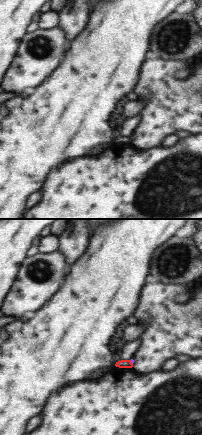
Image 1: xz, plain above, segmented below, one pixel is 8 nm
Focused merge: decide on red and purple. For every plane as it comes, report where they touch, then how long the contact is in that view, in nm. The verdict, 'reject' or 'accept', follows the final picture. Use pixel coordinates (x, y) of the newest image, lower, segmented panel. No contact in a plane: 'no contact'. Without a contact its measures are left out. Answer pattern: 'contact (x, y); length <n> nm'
contact (130, 362); length 40 nm

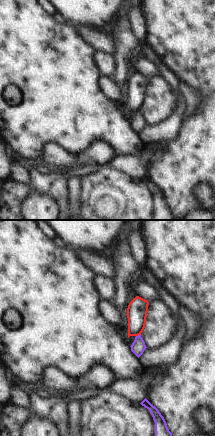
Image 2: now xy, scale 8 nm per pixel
contact (138, 334); length 40 nm

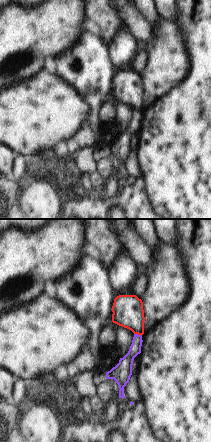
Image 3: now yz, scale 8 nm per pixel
contact (138, 334); length 70 nm

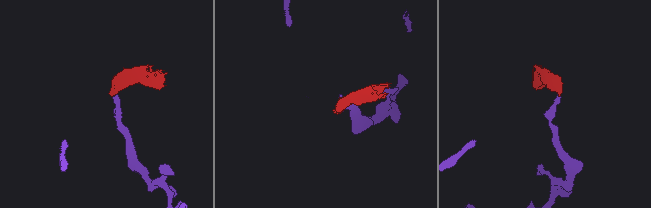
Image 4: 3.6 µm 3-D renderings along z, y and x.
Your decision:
reject

